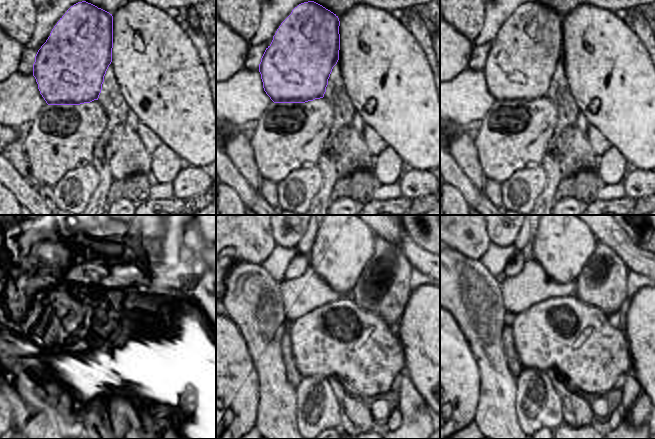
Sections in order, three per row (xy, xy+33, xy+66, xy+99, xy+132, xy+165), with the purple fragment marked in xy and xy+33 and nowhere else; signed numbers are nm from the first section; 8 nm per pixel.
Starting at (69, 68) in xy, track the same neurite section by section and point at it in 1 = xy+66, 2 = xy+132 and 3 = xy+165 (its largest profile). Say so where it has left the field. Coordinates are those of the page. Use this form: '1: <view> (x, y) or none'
1: xy+66 (519, 68)
2: xy+132 (343, 245)
3: xy+165 (565, 246)

